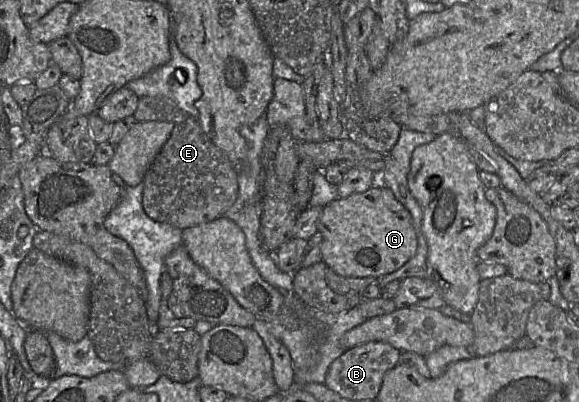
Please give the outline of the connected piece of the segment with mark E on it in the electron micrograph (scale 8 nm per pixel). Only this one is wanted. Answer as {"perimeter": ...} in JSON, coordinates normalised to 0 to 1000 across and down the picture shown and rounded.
{"perimeter":[[[342,296],[306,306],[249,448],[247,517],[266,550],[313,572],[385,540],[411,488],[411,423],[351,326]]]}

